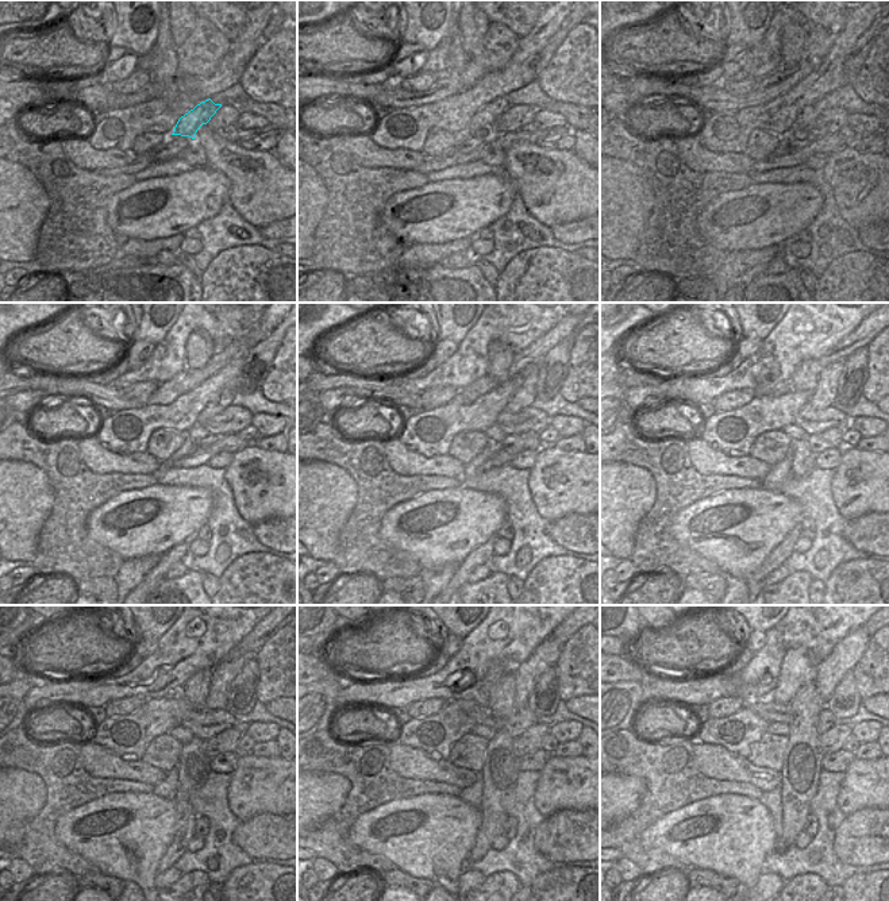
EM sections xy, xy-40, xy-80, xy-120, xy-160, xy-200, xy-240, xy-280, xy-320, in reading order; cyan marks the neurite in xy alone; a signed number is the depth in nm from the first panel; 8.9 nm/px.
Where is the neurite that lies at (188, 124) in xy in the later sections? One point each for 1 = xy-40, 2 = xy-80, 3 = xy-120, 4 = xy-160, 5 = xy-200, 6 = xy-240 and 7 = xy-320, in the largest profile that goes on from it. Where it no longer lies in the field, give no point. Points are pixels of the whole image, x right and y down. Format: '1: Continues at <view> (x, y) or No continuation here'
1: Continues at xy-40 (501, 116)
2: Continues at xy-80 (808, 114)
3: Continues at xy-120 (224, 399)
4: Continues at xy-160 (526, 395)
5: Continues at xy-200 (824, 395)
6: Continues at xy-240 (223, 674)
7: Continues at xy-320 (847, 651).

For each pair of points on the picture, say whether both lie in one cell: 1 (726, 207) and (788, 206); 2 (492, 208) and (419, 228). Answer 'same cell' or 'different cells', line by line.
1: same cell
2: same cell

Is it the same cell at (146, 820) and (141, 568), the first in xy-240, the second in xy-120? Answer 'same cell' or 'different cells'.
different cells

